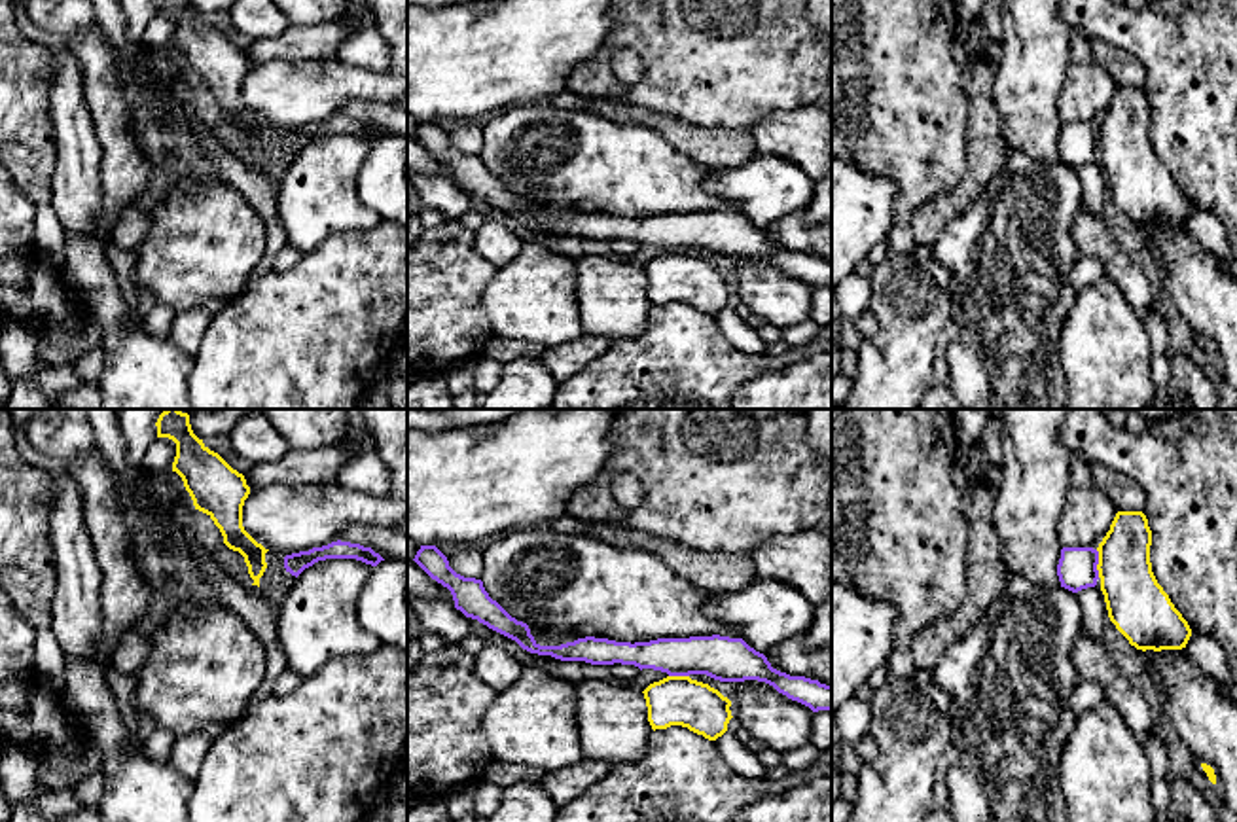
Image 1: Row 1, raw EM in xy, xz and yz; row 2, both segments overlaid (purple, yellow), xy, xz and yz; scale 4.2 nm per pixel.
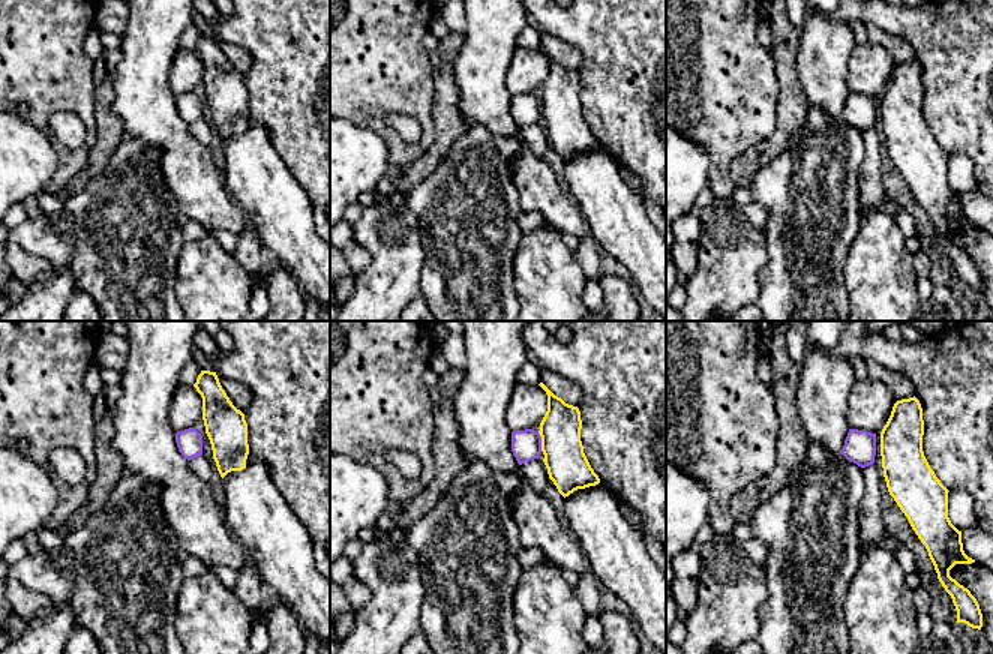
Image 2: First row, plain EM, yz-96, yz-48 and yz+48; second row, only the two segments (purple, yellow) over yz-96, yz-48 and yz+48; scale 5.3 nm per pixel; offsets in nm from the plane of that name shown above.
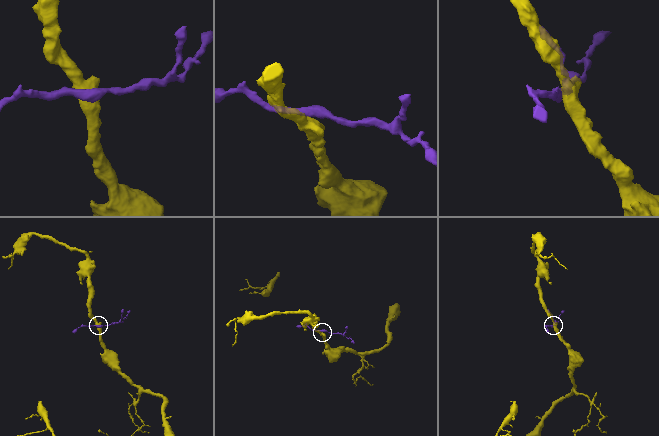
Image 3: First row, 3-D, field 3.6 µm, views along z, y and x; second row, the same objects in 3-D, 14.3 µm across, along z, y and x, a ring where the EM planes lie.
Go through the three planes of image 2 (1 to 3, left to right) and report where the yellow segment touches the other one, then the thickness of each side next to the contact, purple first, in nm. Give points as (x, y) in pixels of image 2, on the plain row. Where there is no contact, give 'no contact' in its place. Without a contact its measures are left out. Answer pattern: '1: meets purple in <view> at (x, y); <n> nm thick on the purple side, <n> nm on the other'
1: no contact
2: meets purple in yz-48 at (540, 105); 160 nm thick on the purple side, 220 nm on the other
3: no contact

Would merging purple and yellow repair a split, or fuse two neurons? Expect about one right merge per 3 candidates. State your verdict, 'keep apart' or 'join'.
keep apart

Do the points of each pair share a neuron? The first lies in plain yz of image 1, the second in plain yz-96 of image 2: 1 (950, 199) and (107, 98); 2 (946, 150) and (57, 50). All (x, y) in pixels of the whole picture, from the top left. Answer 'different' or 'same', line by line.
1: same
2: same

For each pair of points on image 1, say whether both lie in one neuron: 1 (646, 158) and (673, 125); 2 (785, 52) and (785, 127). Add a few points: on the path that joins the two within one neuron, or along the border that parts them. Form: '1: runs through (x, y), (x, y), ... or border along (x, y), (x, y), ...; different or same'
1: border along (622, 122), (656, 129), (699, 163); different
2: border along (811, 103), (800, 108), (775, 110), (751, 129); different

